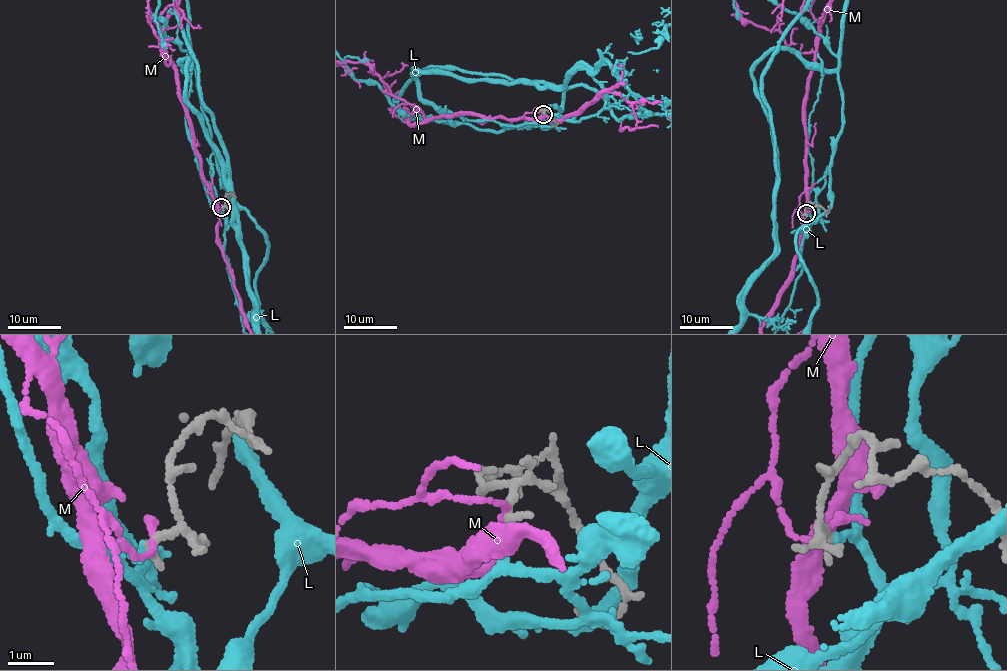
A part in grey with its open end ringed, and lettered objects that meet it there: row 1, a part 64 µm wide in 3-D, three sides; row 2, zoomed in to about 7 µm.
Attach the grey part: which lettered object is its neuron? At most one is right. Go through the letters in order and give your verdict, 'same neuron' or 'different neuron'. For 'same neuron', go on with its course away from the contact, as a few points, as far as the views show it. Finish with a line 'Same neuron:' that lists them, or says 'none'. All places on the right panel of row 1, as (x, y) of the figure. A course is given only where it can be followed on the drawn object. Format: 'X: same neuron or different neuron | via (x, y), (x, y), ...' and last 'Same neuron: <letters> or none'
L: same neuron
M: different neuron
Same neuron: L

